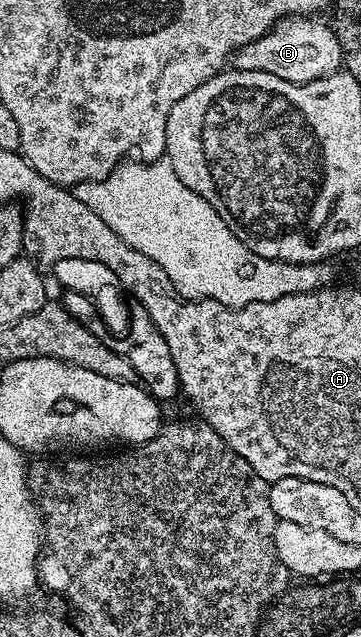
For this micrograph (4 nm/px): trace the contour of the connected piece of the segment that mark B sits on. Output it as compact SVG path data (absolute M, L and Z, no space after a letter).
M287 17L279 19L269 31L256 41L239 47L232 56L232 63L239 71L272 73L293 83L307 83L323 79L343 66L340 41L333 26L317 23L314 17Z

